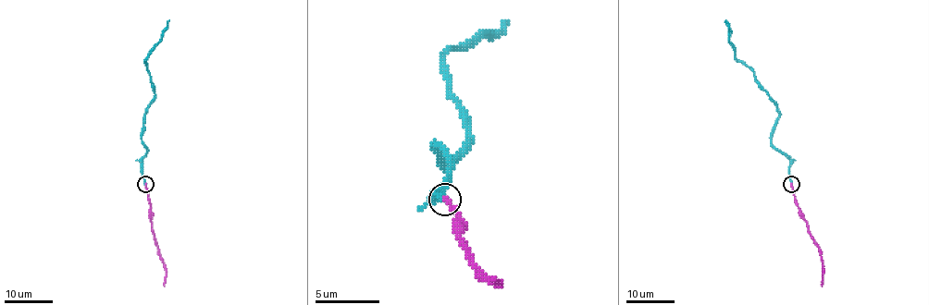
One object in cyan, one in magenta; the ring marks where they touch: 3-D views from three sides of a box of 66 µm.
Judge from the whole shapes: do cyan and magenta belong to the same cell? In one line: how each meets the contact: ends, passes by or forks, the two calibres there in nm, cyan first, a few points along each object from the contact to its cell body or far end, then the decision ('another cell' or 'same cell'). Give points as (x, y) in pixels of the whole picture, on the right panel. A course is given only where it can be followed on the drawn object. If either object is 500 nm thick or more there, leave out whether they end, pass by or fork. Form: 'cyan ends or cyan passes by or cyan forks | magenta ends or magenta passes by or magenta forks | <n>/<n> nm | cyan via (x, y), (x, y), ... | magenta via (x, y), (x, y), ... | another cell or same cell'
cyan ends | magenta ends | 320/320 nm | cyan via (792, 184), (789, 160), (772, 143), (772, 130), (778, 110), (753, 72), (737, 58), (725, 19) | magenta via (792, 184), (798, 215), (806, 223), (808, 232), (818, 248), (822, 286) | same cell

